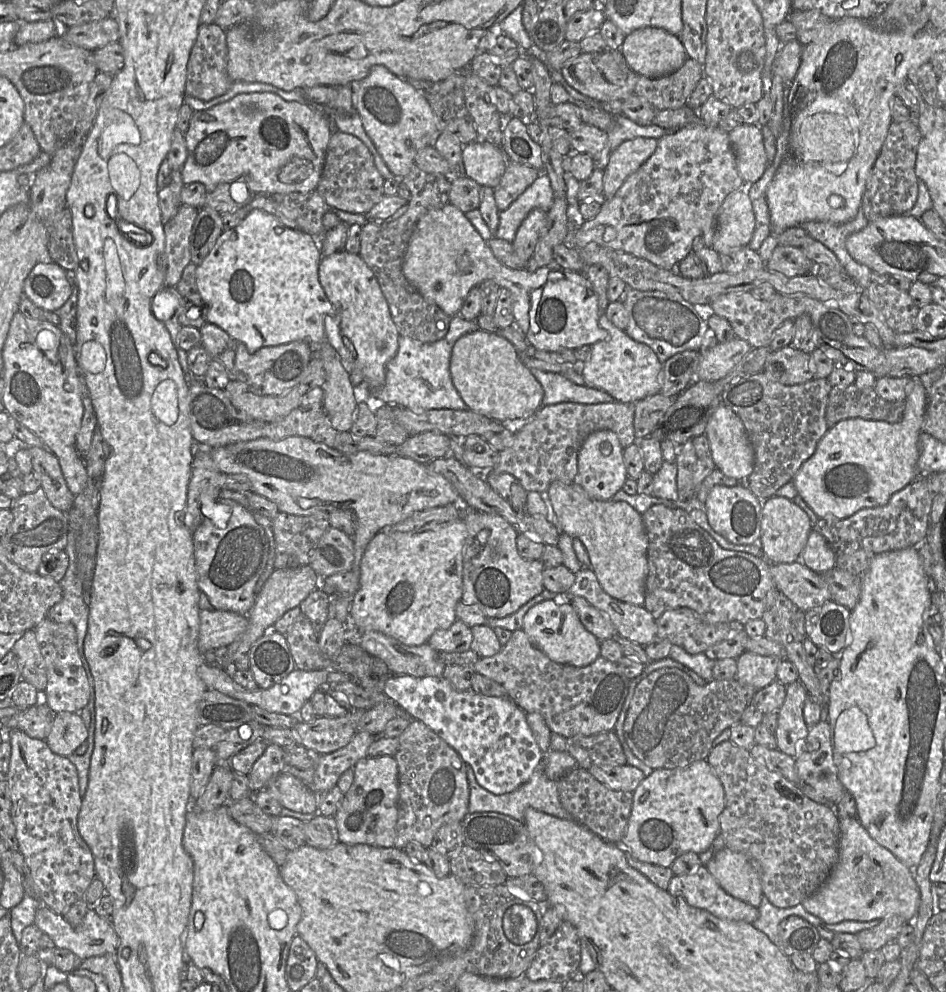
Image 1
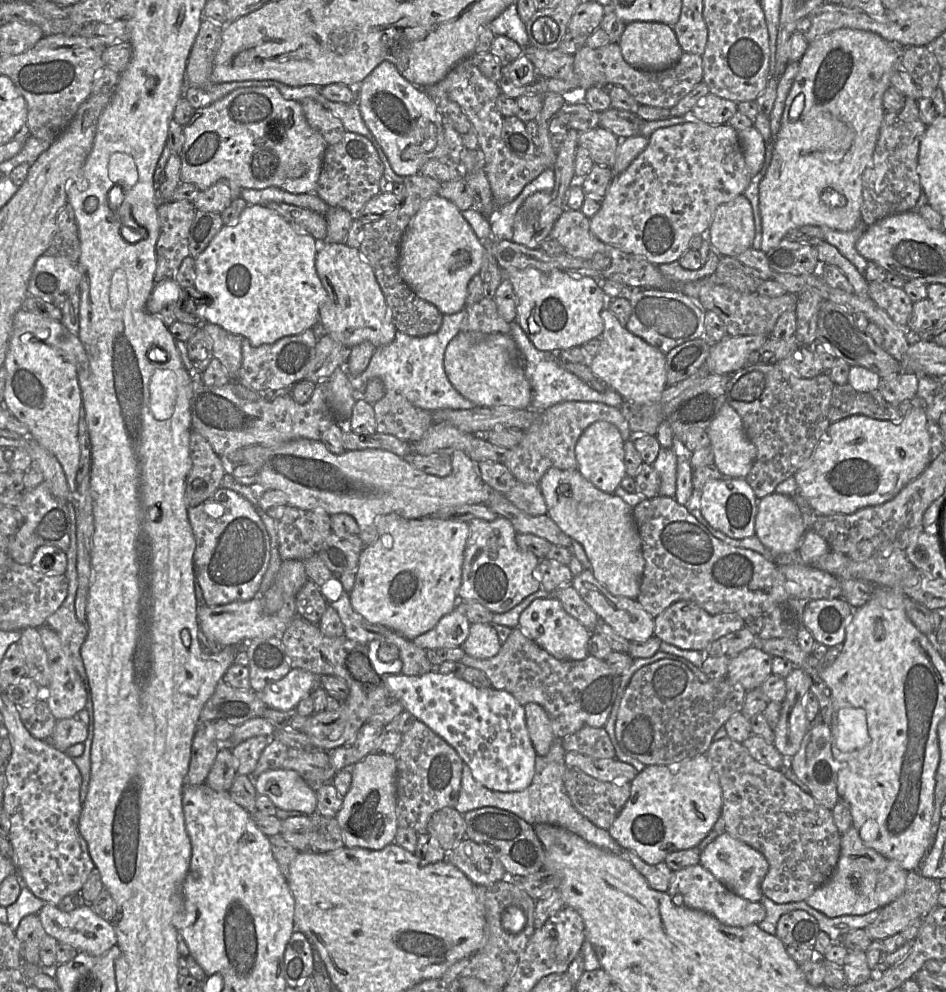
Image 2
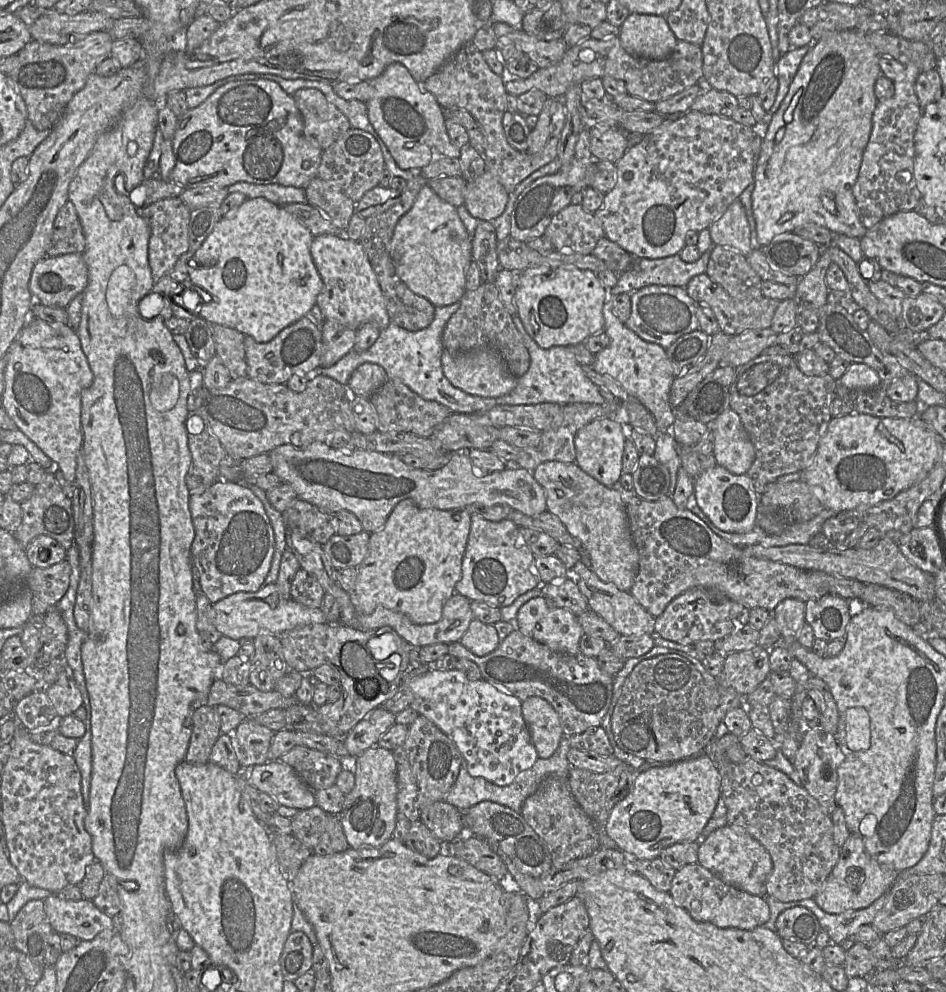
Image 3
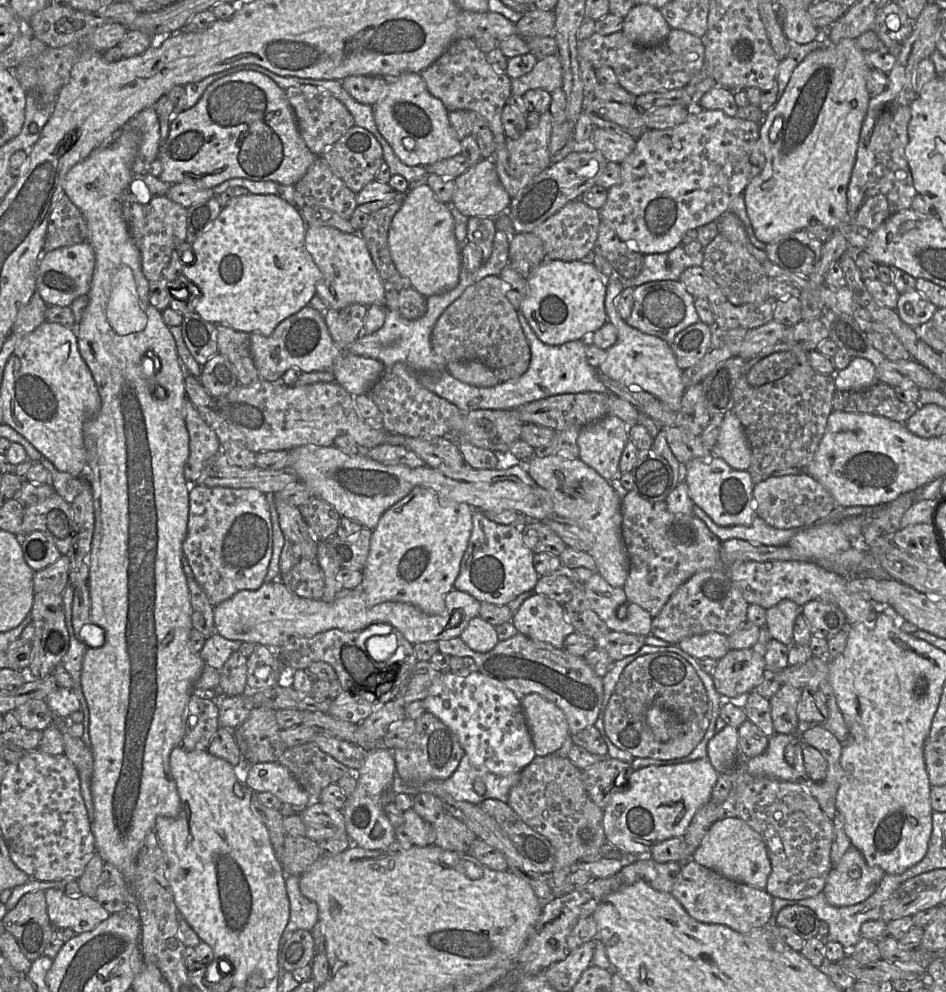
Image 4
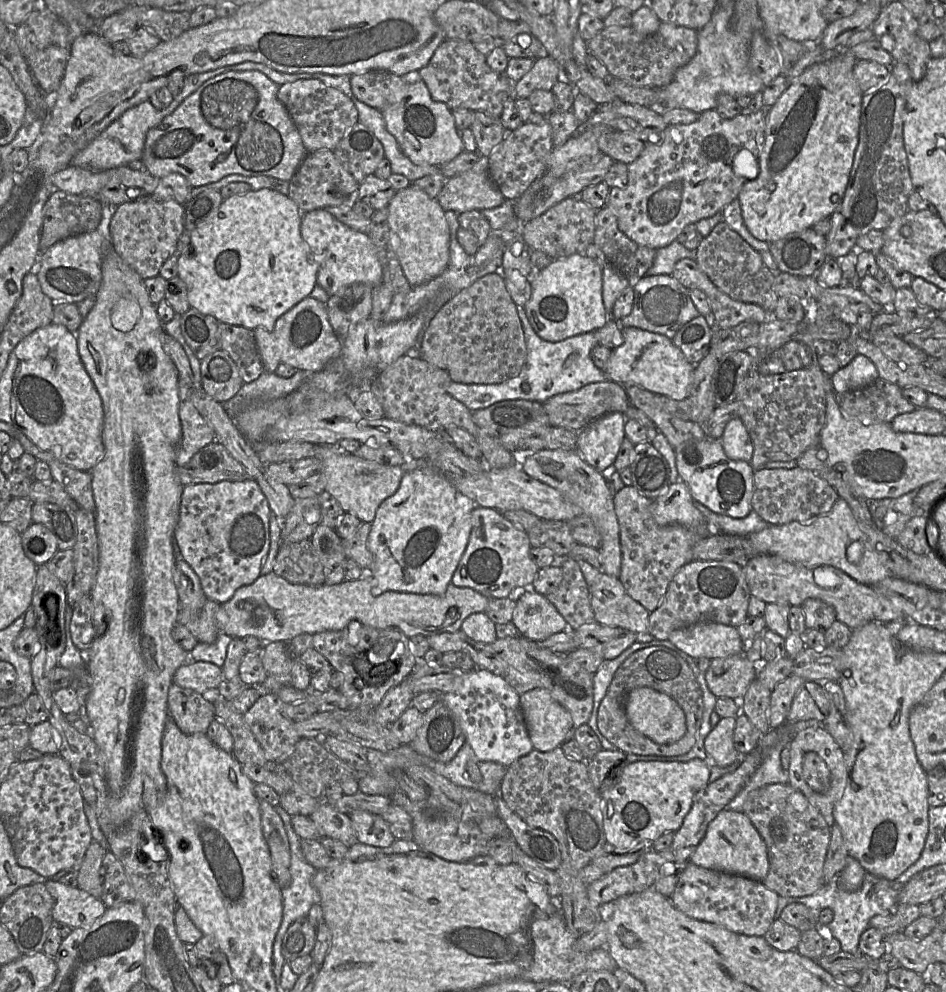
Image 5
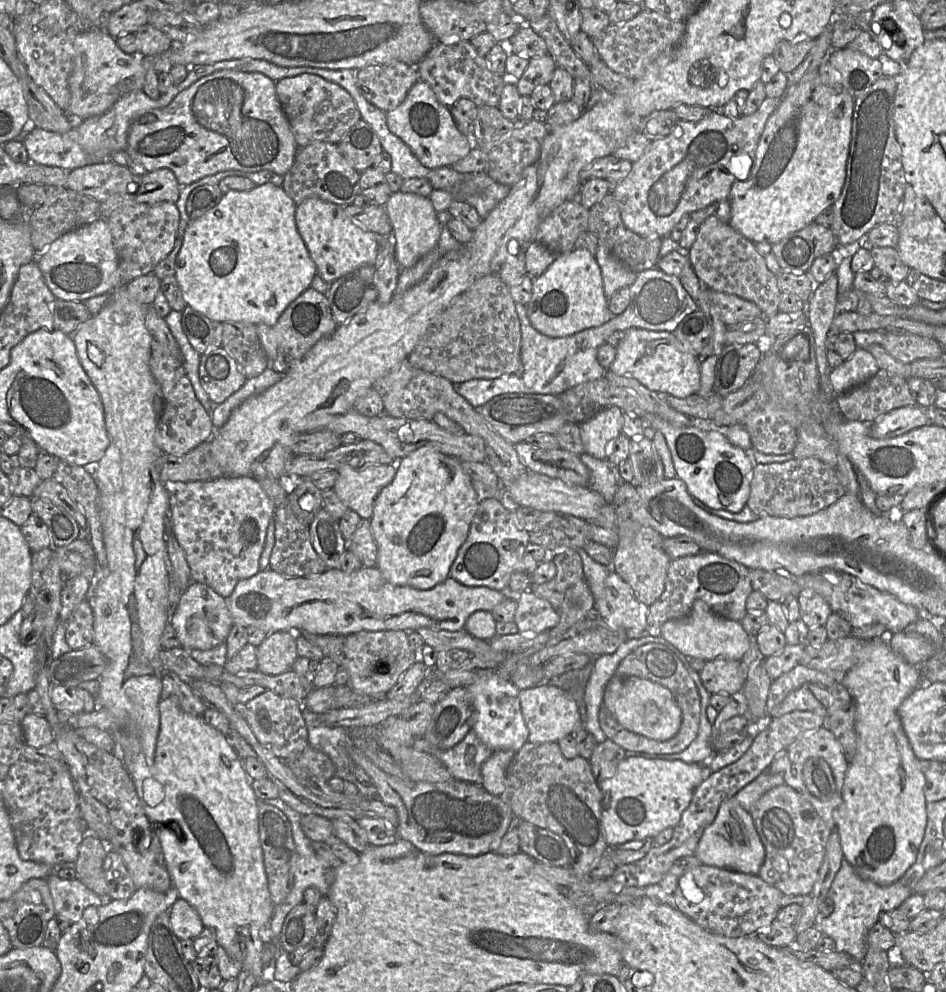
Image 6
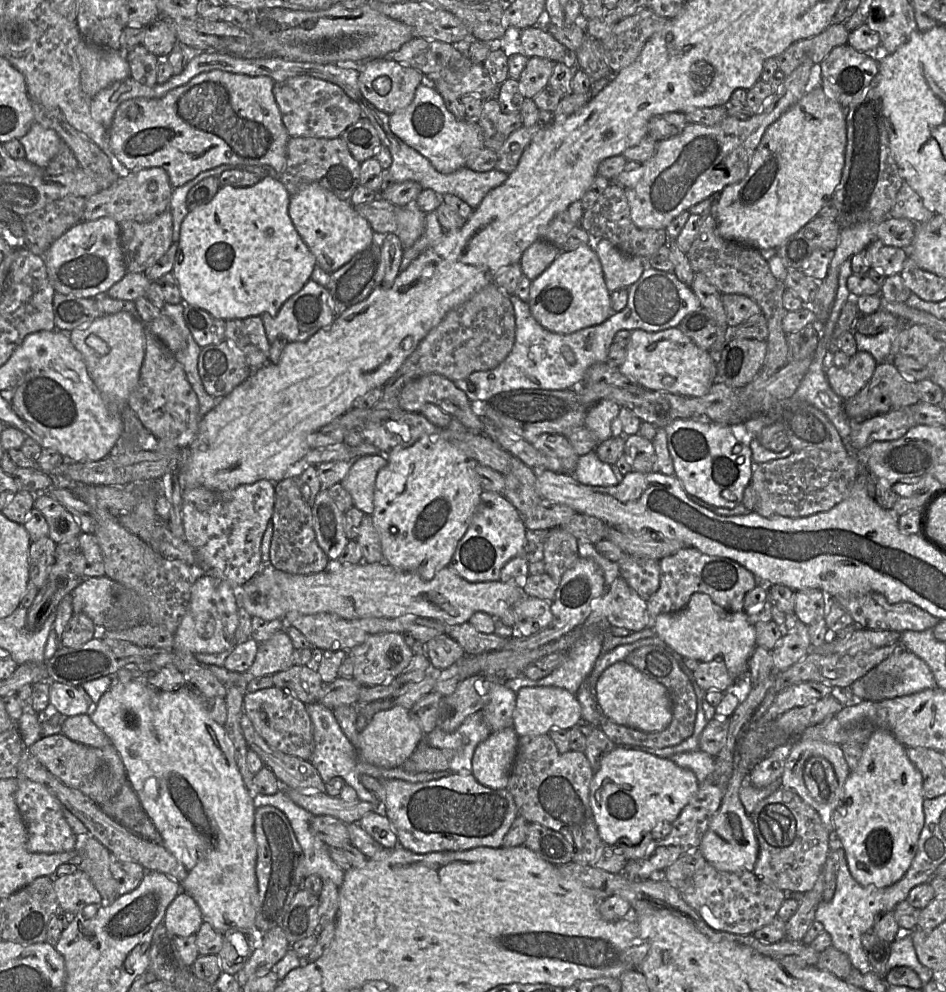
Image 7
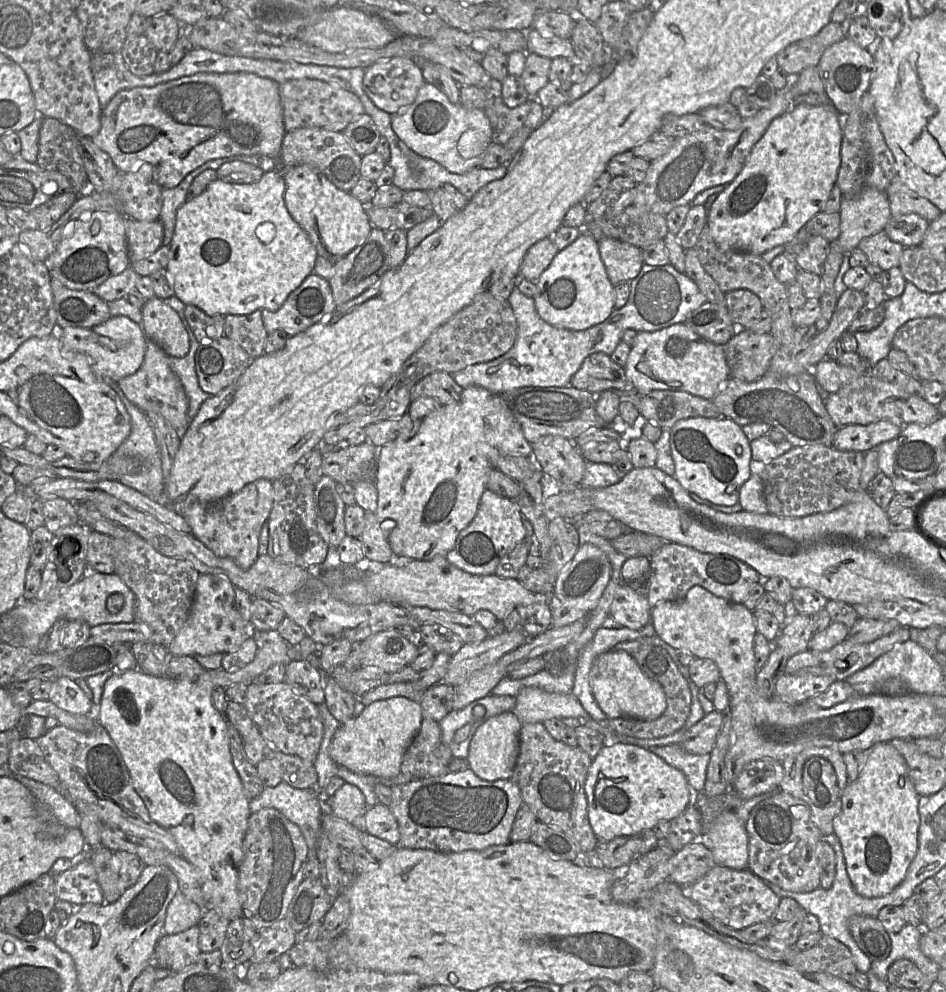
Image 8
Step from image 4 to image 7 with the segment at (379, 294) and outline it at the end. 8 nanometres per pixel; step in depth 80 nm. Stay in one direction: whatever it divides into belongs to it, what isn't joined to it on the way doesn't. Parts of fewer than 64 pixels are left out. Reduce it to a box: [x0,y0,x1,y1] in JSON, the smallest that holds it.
[288,183,373,275]

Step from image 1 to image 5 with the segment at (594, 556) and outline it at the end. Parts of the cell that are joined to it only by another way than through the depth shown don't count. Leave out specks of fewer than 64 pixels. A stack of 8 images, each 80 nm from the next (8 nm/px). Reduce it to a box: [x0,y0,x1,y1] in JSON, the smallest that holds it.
[523,448,622,578]

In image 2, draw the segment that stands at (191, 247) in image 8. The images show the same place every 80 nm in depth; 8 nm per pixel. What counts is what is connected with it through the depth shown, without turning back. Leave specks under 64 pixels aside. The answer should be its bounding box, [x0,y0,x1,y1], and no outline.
[195,204,327,347]

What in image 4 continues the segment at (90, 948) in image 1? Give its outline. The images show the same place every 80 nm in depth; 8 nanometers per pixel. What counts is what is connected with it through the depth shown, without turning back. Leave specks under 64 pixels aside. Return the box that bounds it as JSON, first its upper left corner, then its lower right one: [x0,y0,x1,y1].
[45,888,110,934]

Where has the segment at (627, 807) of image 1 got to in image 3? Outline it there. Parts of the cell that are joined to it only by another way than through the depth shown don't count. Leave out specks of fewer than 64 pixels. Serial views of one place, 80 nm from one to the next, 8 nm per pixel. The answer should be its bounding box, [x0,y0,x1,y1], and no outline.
[569,763,639,825]

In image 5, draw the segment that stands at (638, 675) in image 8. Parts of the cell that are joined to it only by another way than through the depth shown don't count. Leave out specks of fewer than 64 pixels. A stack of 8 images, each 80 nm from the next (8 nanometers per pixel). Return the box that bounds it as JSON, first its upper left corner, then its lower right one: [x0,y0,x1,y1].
[624,687,686,744]

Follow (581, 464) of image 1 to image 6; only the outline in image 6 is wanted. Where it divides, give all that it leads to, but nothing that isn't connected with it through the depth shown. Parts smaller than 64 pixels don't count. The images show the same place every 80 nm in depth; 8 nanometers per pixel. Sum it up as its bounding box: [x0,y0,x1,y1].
[580,406,623,459]

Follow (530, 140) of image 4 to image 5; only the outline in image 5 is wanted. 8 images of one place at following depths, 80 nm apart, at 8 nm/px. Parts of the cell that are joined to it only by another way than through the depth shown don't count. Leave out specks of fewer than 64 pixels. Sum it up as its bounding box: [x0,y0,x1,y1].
[487,118,553,199]

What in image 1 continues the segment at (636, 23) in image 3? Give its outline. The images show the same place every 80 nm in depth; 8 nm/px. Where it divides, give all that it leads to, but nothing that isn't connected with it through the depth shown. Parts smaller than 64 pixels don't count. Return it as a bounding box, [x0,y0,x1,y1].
[621,27,688,78]

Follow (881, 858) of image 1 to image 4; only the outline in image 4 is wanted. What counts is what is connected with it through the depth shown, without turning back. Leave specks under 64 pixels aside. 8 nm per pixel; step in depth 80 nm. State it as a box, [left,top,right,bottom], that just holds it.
[823,845,885,906]

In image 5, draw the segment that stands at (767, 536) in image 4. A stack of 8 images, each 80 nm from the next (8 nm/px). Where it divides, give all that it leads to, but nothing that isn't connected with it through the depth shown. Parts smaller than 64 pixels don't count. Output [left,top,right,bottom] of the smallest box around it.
[694,501,769,537]

